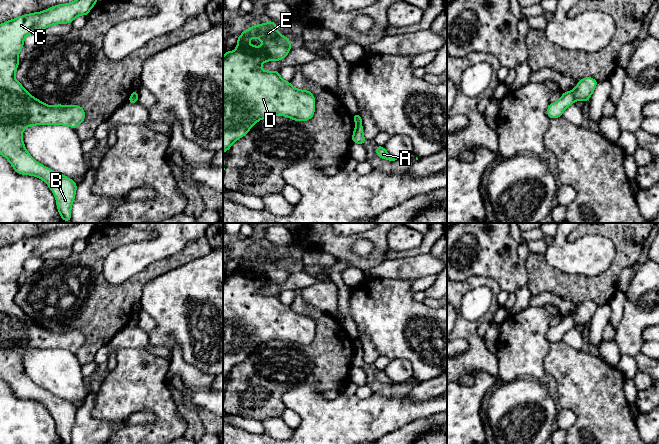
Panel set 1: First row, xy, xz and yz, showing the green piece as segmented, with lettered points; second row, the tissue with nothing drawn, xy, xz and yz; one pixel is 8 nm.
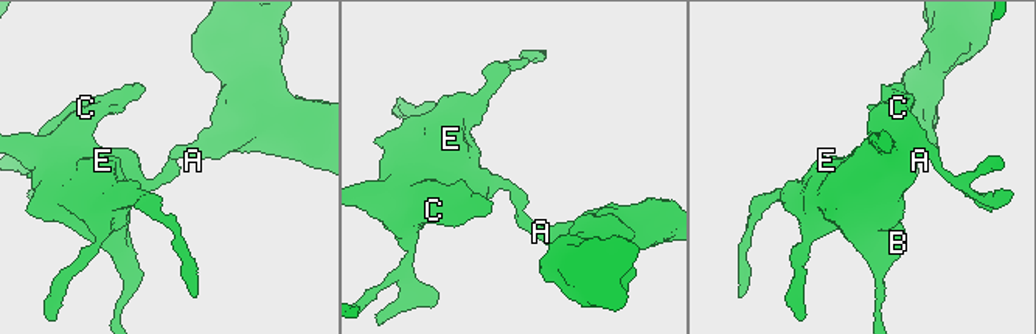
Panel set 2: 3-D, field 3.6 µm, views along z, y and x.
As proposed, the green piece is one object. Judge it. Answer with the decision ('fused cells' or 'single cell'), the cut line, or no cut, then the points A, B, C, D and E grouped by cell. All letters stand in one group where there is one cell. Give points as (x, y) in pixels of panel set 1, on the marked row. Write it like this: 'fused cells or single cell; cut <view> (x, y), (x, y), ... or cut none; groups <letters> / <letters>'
fused cells; cut yz (571, 91), (575, 100); groups A / B C D E

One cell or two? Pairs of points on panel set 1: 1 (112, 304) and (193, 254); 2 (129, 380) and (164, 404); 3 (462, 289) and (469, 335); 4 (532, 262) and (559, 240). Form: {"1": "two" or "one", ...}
{"1": "one", "2": "one", "3": "one", "4": "two"}

